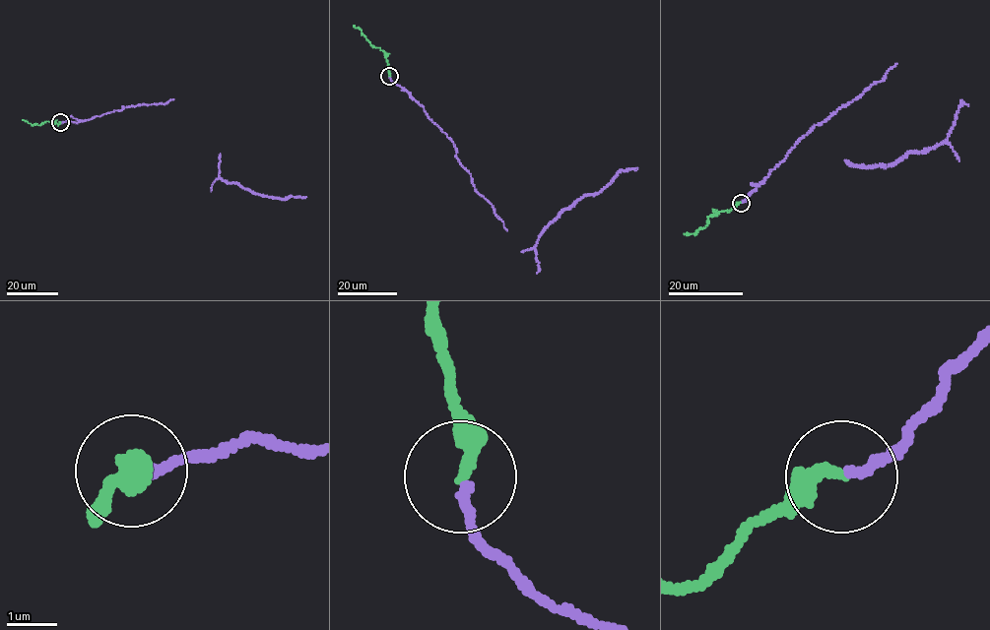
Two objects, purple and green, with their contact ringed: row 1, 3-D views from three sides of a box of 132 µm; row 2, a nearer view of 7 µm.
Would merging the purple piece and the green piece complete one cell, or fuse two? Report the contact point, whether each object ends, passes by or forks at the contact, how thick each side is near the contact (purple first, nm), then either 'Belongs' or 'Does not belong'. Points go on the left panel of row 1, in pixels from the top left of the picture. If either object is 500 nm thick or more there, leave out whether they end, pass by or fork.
Place: (60, 122). At the ring purple ends. At the ring green ends. Thickness 190 nm (purple) against 360 nm. Belongs

